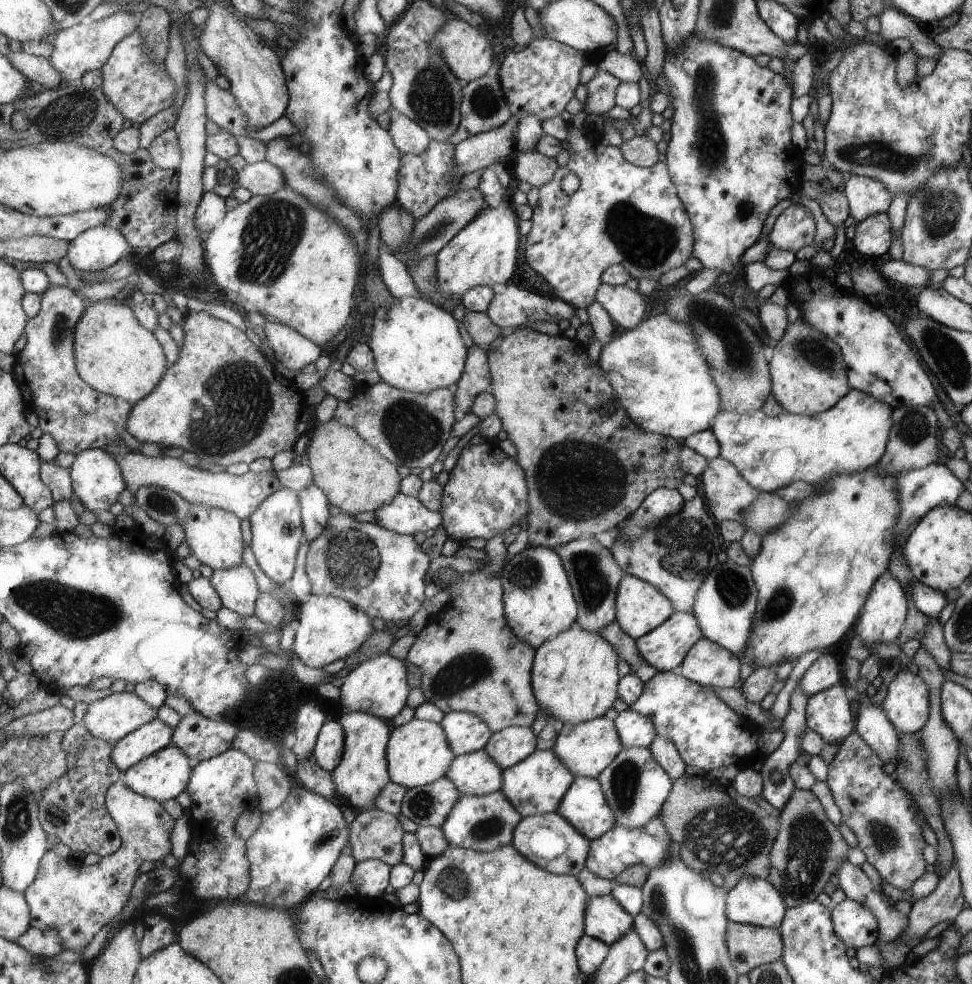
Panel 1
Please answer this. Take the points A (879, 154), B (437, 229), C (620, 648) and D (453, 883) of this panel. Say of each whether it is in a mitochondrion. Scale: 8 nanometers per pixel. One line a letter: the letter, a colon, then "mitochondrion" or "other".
A: mitochondrion
B: mitochondrion
C: other
D: mitochondrion

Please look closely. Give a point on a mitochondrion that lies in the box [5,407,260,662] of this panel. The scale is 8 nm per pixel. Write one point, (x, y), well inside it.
(74, 614)

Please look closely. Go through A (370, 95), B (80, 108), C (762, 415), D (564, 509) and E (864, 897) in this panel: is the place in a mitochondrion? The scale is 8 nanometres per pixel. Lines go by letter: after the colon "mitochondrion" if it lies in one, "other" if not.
A: other
B: mitochondrion
C: other
D: mitochondrion
E: other

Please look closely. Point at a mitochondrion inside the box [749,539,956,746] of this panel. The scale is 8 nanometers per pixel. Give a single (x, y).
(782, 600)

